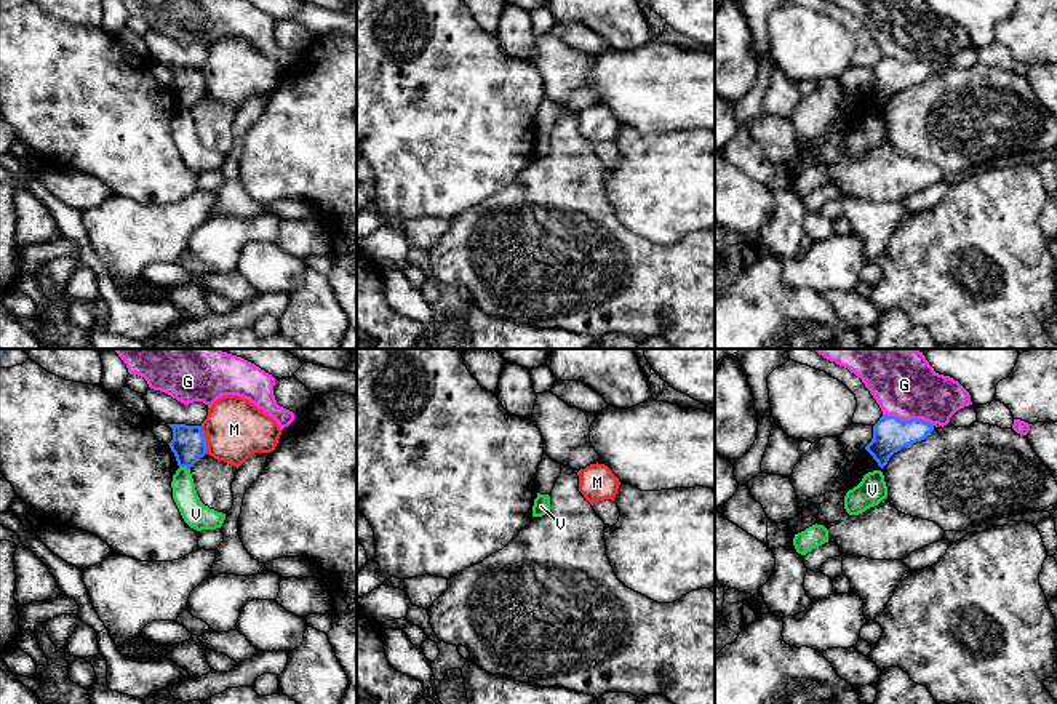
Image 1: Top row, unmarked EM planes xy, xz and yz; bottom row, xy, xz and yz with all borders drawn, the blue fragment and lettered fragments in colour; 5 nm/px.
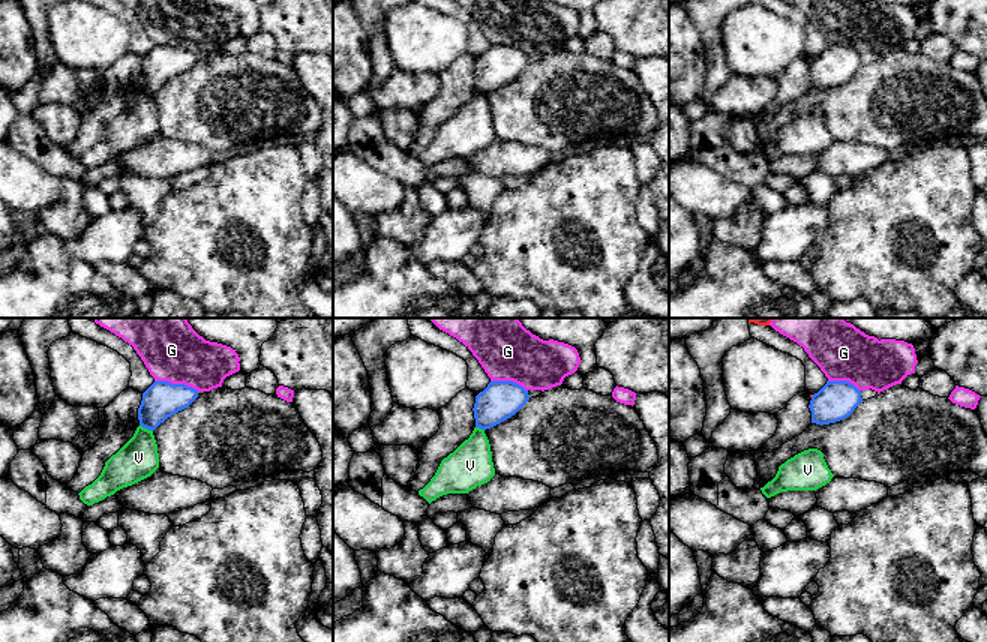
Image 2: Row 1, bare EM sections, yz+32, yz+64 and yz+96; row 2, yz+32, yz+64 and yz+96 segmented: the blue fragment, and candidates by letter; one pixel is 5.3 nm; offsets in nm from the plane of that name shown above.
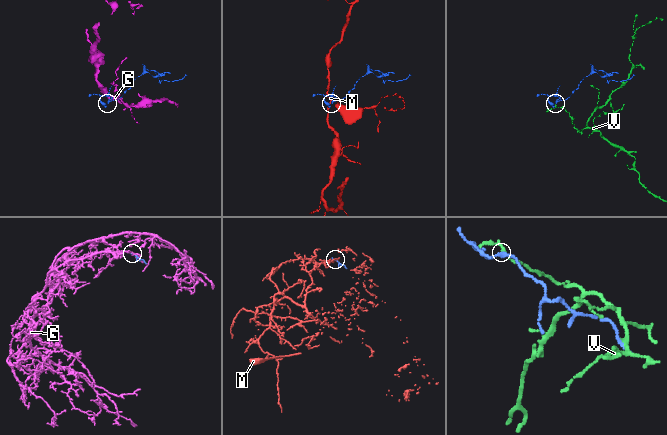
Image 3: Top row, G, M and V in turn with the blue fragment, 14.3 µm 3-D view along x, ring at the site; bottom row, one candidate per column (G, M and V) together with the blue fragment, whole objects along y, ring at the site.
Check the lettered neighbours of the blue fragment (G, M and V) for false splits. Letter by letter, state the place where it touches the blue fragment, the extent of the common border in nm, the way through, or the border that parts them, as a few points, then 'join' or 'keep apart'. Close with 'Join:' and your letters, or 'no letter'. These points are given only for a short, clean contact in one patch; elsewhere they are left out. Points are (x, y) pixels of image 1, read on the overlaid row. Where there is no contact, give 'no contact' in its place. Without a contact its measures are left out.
G: meets blue in yz at (910, 420); contact 260 nm long; keep apart
M: meets blue in xy at (205, 440); contact 150 nm long; border along xy (200, 426), (205, 436), (207, 453); keep apart
V: meets blue in xy at (184, 466); contact 60 nm long; border along xy (179, 466), (189, 469); keep apart
Join: no letter

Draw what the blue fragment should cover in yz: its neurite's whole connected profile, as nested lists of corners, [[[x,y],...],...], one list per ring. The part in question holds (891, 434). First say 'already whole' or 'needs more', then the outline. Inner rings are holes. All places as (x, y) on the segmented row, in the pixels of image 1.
already whole | [[[883,414],[873,426],[873,438],[865,450],[883,469],[894,453],[924,440],[932,430],[934,426],[923,419],[902,421],[895,416]]]

